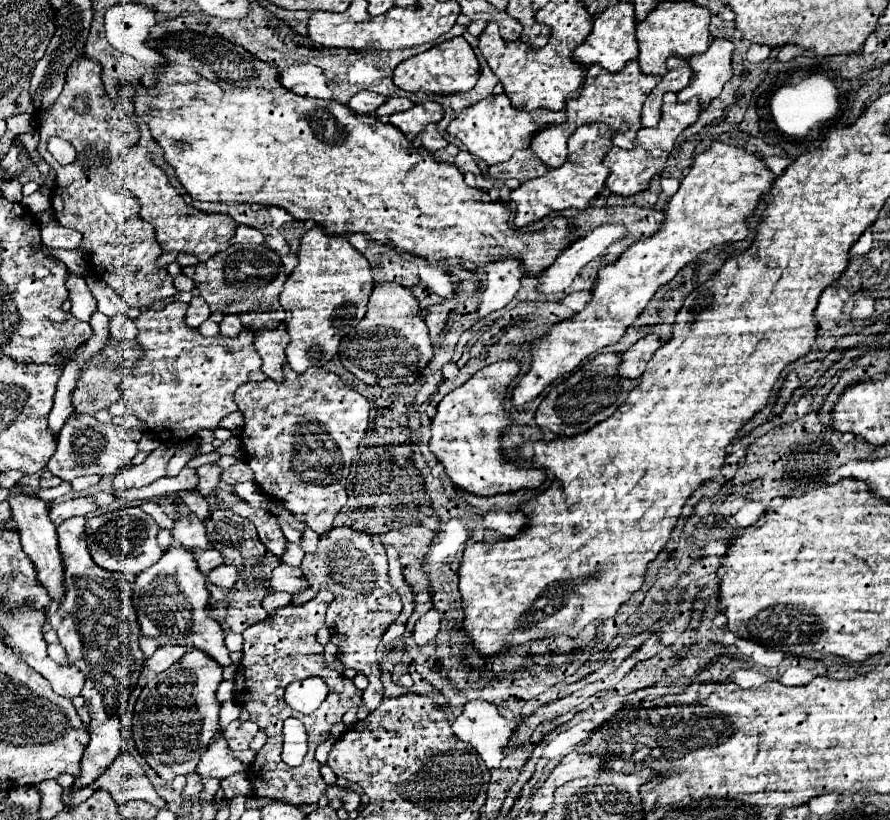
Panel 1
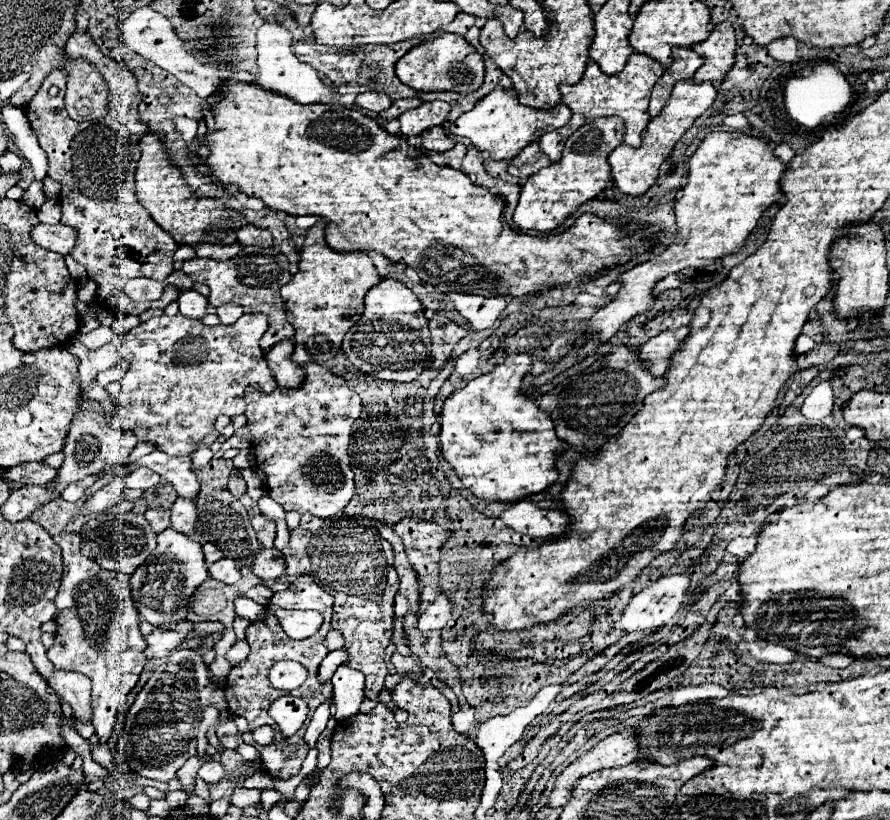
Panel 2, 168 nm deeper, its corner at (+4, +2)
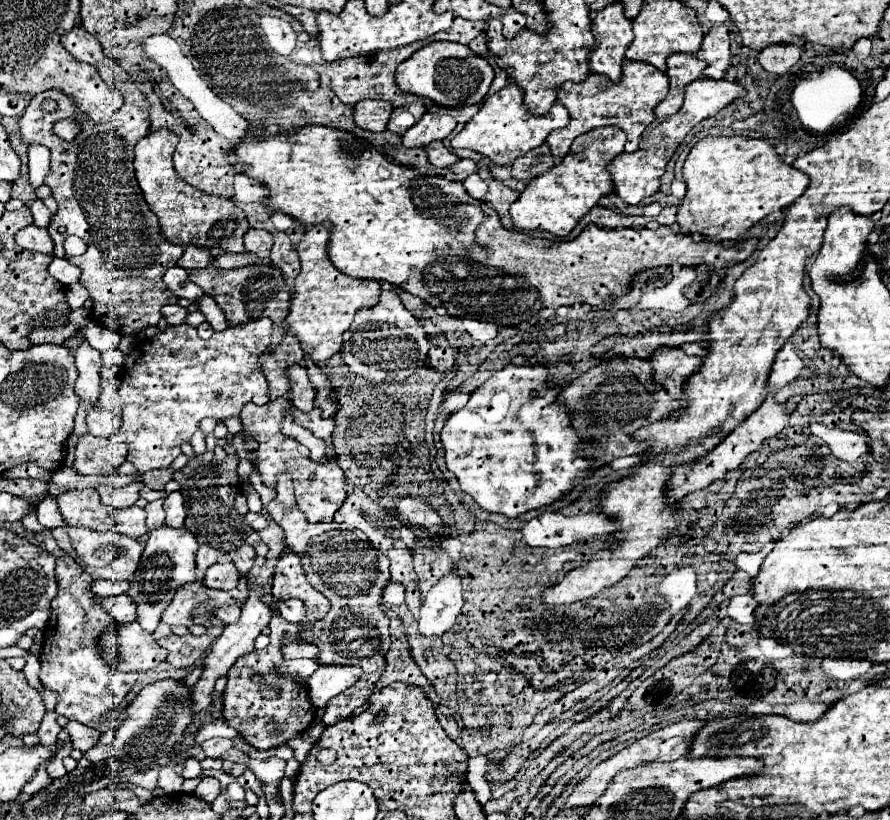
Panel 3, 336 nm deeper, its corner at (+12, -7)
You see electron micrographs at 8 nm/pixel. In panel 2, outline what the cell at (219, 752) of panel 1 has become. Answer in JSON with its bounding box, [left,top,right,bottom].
[198,762,226,784]

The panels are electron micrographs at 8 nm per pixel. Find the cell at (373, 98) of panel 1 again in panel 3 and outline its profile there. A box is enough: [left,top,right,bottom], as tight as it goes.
[354,99,394,131]

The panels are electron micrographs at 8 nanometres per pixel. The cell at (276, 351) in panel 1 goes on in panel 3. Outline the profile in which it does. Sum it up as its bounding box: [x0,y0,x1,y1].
[286,365,316,411]

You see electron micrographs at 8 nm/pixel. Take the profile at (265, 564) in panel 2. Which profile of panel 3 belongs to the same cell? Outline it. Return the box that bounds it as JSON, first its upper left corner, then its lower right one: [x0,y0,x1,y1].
[230,545,256,575]

